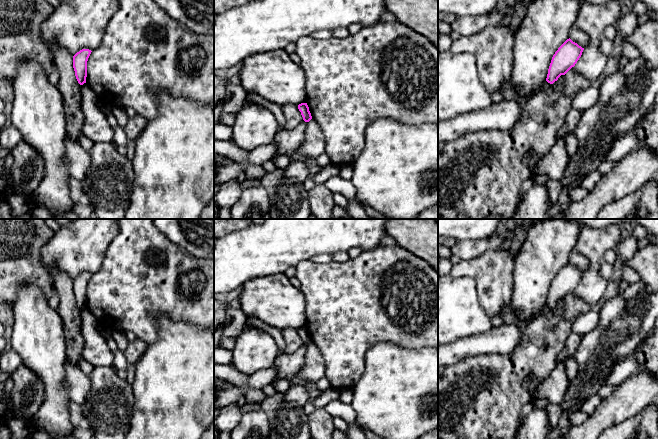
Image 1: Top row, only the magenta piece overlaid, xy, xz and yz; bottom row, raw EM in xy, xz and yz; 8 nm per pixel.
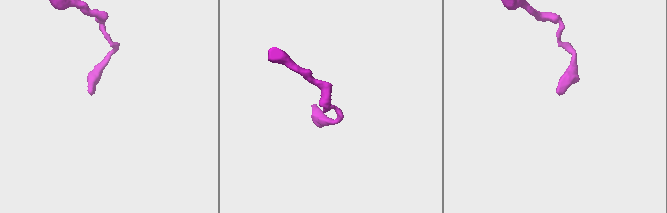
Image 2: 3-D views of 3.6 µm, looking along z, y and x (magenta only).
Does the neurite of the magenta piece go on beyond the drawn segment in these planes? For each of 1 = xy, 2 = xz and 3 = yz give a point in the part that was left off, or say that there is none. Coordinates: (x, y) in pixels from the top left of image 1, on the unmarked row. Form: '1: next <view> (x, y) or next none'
1: next none
2: next none
3: next none

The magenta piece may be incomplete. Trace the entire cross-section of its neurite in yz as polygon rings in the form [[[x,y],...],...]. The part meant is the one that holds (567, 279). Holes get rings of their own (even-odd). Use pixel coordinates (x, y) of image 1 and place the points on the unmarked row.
[[[567,263],[552,281],[546,305],[553,308],[561,299],[565,299],[582,279],[584,272]]]

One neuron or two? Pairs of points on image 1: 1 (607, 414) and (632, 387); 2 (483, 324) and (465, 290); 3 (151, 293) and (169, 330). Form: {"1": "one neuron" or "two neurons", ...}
{"1": "one neuron", "2": "one neuron", "3": "two neurons"}

